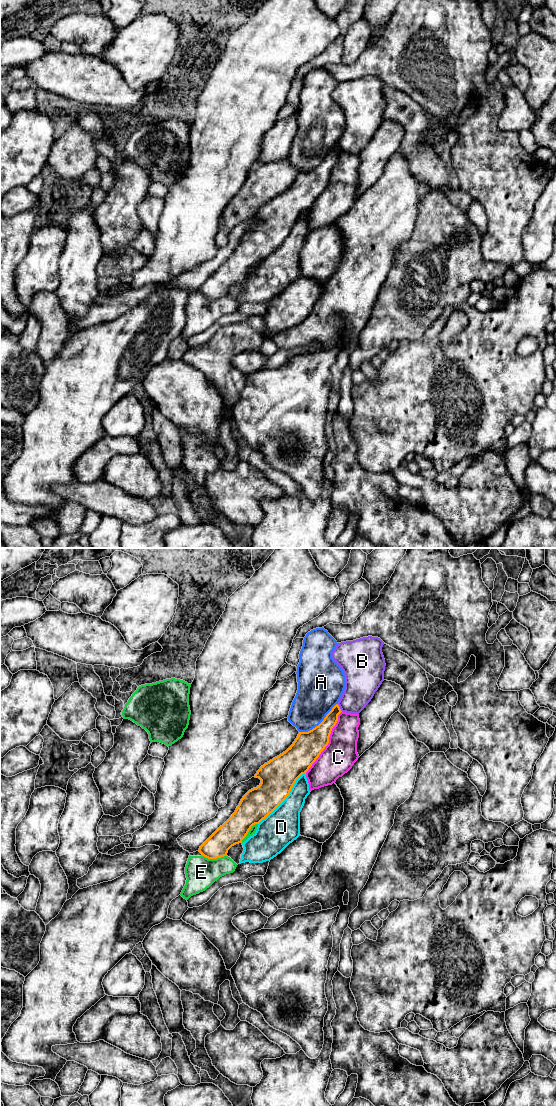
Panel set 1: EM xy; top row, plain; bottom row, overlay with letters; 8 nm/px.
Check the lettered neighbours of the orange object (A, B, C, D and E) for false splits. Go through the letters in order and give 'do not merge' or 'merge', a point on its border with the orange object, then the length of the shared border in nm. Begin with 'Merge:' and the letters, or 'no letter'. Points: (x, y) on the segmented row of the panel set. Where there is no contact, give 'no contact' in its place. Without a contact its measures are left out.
Merge: D
A: do not merge; contact xy (320, 723); length 400 nm
B: do not merge; contact xy (339, 708); length 80 nm
C: do not merge; contact xy (328, 742); length 550 nm
D: merge; contact xy (285, 798); length 550 nm
E: do not merge; contact xy (214, 858); length 200 nm

